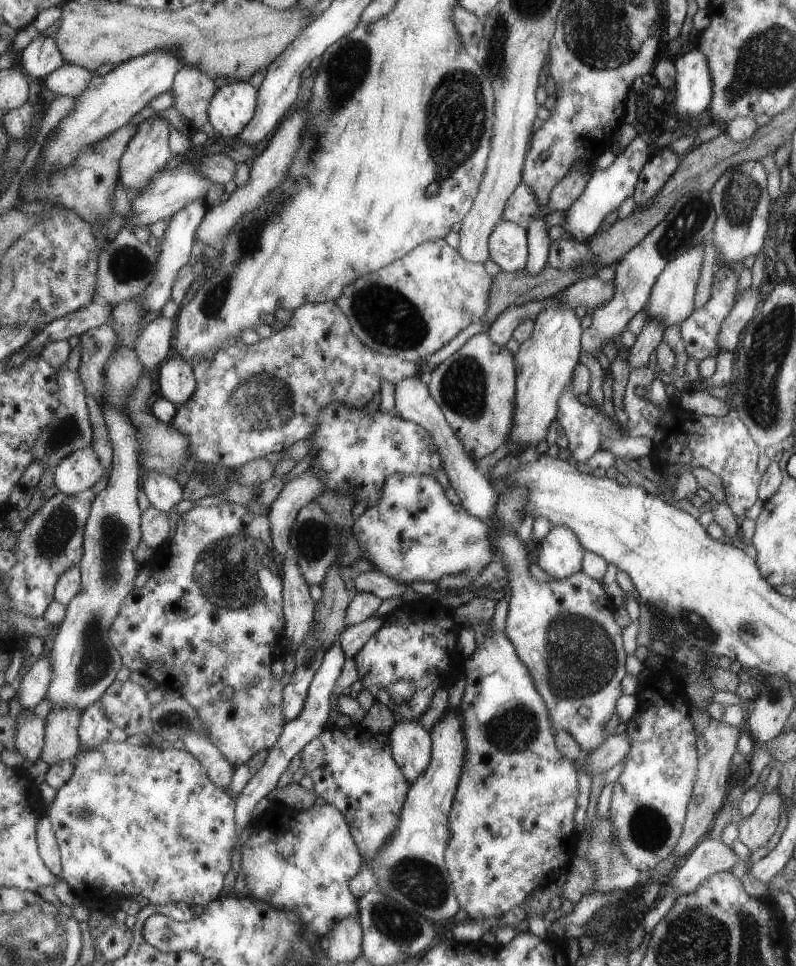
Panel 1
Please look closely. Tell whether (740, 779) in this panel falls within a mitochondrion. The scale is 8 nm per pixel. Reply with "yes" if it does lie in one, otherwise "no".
no

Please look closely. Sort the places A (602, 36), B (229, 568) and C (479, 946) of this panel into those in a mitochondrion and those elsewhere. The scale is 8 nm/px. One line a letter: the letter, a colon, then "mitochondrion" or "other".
A: mitochondrion
B: mitochondrion
C: other

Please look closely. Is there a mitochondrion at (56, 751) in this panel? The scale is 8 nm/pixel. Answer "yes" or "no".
no

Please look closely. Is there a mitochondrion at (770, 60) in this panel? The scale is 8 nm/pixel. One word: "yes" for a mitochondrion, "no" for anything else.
yes

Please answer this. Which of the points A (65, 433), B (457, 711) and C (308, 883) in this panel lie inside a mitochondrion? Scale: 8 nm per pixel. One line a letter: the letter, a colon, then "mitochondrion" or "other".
A: mitochondrion
B: other
C: other

